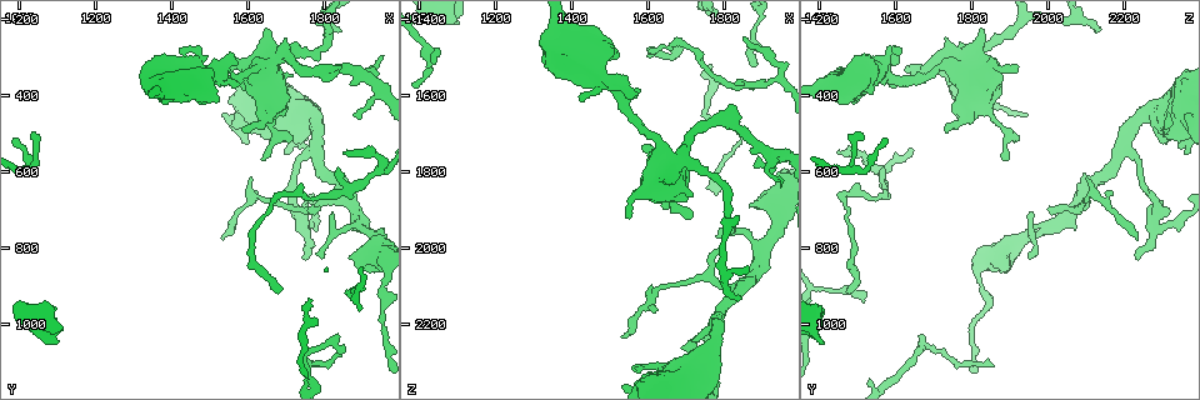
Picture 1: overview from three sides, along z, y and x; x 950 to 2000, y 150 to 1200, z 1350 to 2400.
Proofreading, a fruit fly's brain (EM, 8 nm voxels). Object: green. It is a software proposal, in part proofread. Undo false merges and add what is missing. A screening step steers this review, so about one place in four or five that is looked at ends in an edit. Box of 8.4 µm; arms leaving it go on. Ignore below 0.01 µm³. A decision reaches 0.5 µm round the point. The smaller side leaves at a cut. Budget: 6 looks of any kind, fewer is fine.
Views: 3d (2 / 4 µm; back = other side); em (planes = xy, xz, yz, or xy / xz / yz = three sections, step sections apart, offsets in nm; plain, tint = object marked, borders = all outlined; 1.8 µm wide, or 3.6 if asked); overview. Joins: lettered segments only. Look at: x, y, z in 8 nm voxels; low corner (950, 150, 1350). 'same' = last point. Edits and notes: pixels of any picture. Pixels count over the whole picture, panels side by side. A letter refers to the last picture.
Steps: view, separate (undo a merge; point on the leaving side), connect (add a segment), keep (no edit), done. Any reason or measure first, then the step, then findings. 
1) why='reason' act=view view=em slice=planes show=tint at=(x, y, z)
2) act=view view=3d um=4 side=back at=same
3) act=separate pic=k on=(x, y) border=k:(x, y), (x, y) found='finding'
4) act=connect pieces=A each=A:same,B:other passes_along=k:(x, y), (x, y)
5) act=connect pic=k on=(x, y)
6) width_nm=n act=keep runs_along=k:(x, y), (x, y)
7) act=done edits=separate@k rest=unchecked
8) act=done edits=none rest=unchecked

why='thick turns thin' act=view view=3d um=4 at=(1650, 320, 1800)

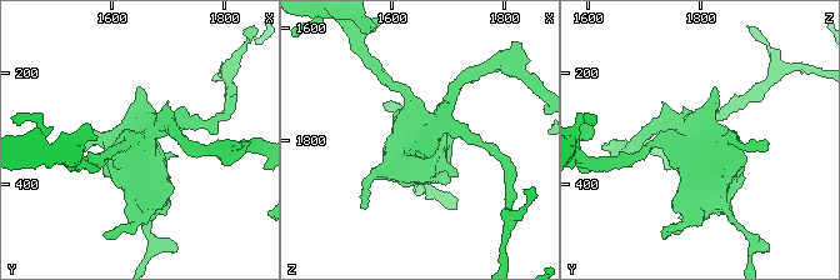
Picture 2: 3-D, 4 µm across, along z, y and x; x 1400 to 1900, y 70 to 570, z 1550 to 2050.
why='need the tissue' act=view view=em um=3.6 slice=planes show=plain at=(1650, 320, 1795)

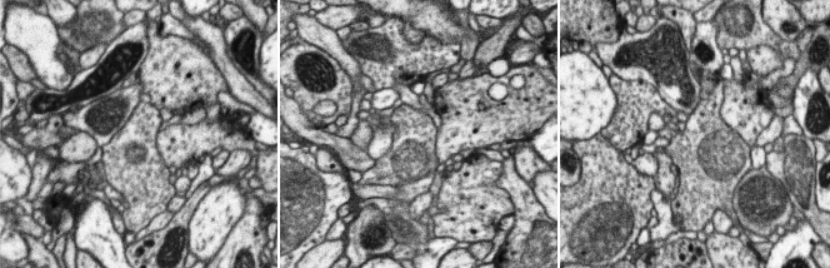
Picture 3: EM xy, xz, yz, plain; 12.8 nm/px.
act=view view=em um=3.6 slice=planes show=borders at=same

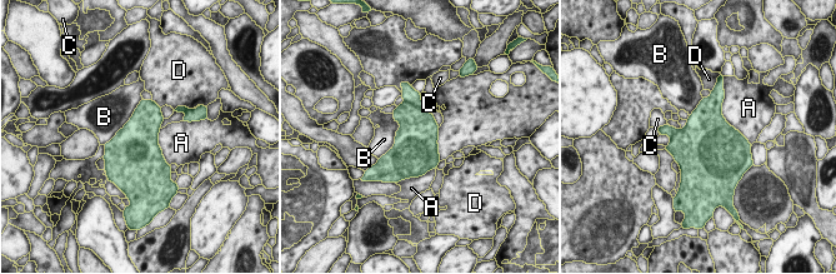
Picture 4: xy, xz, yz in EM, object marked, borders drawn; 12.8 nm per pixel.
act=separate pic=4 on=(409, 94) each=A:other,B:other,C:other,D:other border=4:(405, 100), (422, 108), (427, 113) found='two neurons meet here'

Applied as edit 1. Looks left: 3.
why='see it whole again' act=view view=overview

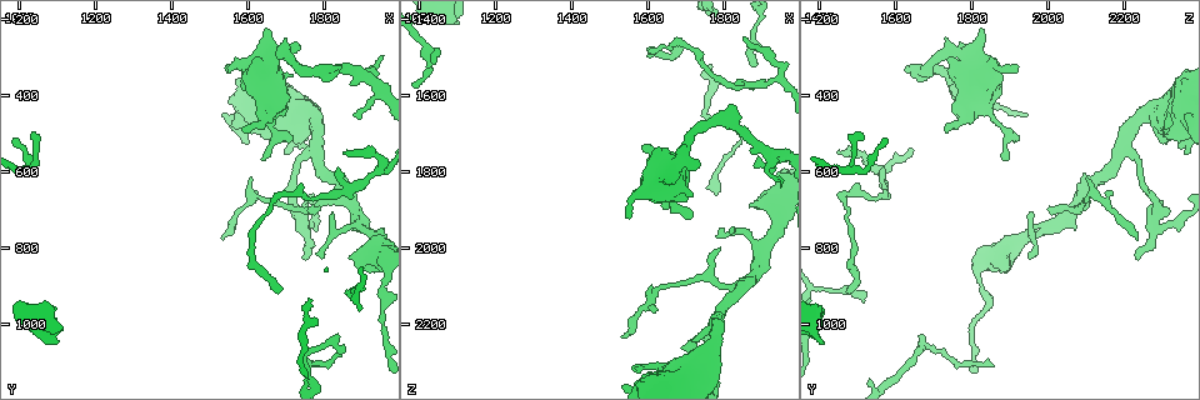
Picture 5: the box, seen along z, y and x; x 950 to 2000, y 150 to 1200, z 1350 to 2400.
why='an open end' act=view view=em slice=yz step=16 show=plain at=(1835, 595, 1575)

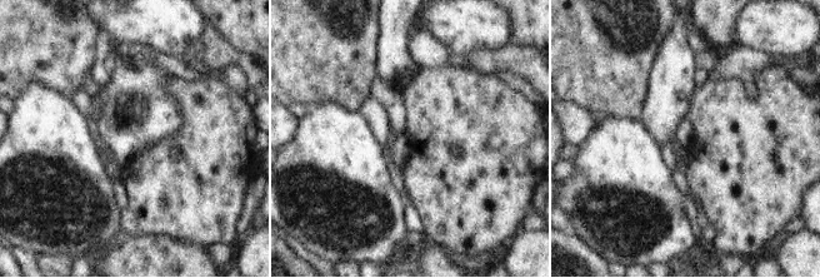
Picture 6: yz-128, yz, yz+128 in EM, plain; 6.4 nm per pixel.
act=view view=em slice=yz step=16 show=borders at=same

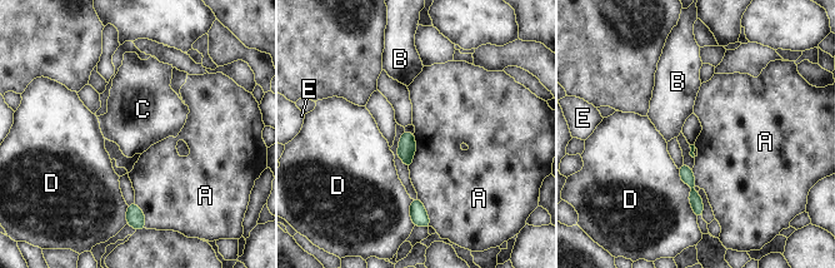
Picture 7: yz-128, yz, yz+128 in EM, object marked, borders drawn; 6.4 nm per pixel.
act=keep each=A:other,B:other,C:other,D:other,E:other border=7:(414, 133), (416, 150), (409, 169) found='no lettered segment goes on from it'

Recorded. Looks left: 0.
act=done edits=separate@4 rest=unchecked

